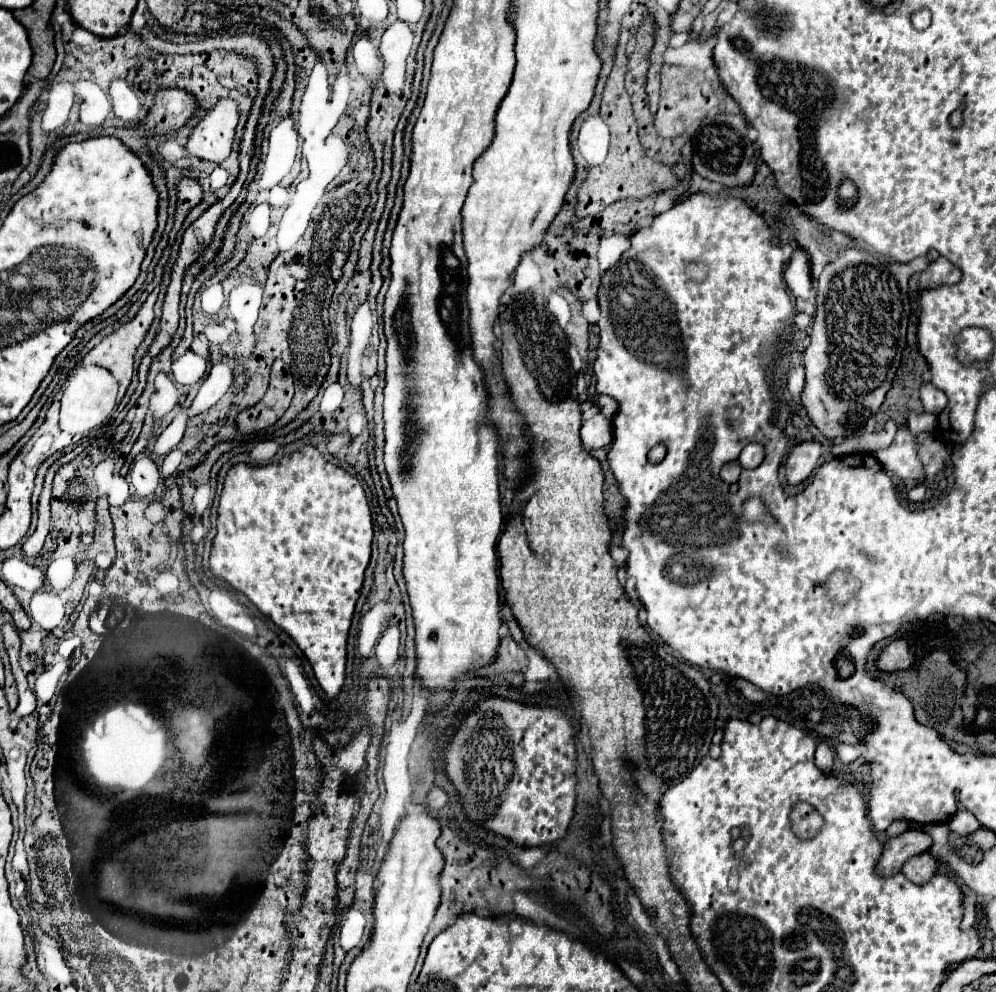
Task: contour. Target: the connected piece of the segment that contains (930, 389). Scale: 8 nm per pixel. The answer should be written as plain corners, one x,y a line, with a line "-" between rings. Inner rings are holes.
925,383
921,387
921,401
927,413
939,415
947,405
947,395
941,389
937,389
933,383

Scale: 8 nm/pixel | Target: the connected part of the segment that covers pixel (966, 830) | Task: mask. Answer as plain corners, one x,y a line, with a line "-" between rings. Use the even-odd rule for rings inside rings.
958,811
949,821
949,829
961,837
973,833
980,827
980,823
975,816
967,811

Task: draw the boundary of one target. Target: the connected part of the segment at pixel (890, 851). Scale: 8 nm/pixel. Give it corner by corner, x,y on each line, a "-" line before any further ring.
909,829
903,835
889,839
883,845
883,855
879,859
877,873
885,877
899,873
903,863
909,857
925,853
931,845
933,845
933,839
925,831
919,831
919,829

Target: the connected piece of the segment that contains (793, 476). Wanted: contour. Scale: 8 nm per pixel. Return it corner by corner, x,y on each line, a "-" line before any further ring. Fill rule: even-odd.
803,441
793,447
785,461
785,475
789,485
797,485
805,481
817,467
821,457
821,445
817,441

